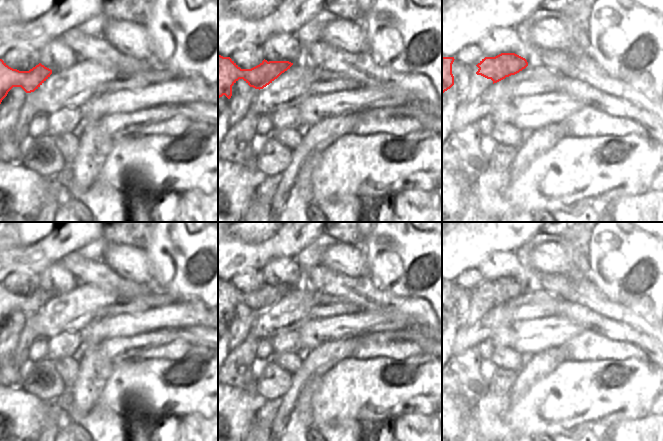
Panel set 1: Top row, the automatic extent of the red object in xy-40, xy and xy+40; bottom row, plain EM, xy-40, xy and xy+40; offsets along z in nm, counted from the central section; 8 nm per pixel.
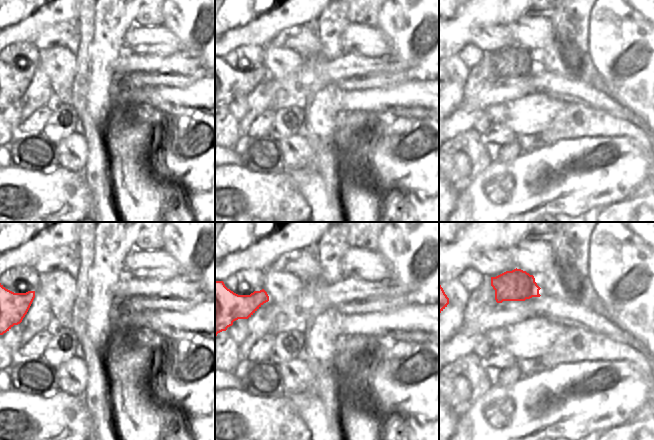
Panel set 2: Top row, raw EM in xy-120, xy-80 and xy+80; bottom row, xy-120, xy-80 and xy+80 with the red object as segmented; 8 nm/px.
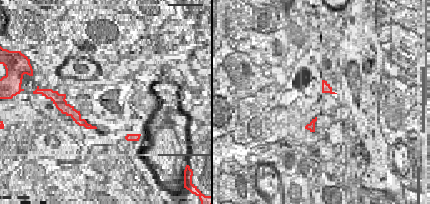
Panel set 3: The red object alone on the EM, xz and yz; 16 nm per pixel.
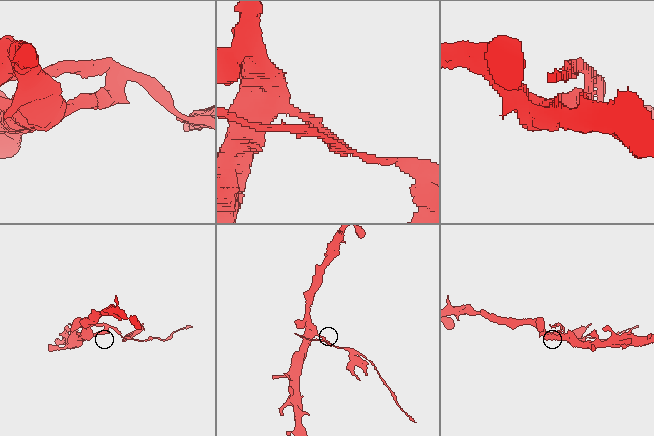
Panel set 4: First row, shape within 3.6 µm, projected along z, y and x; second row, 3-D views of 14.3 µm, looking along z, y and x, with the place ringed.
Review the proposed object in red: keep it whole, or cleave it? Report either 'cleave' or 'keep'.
cleave

